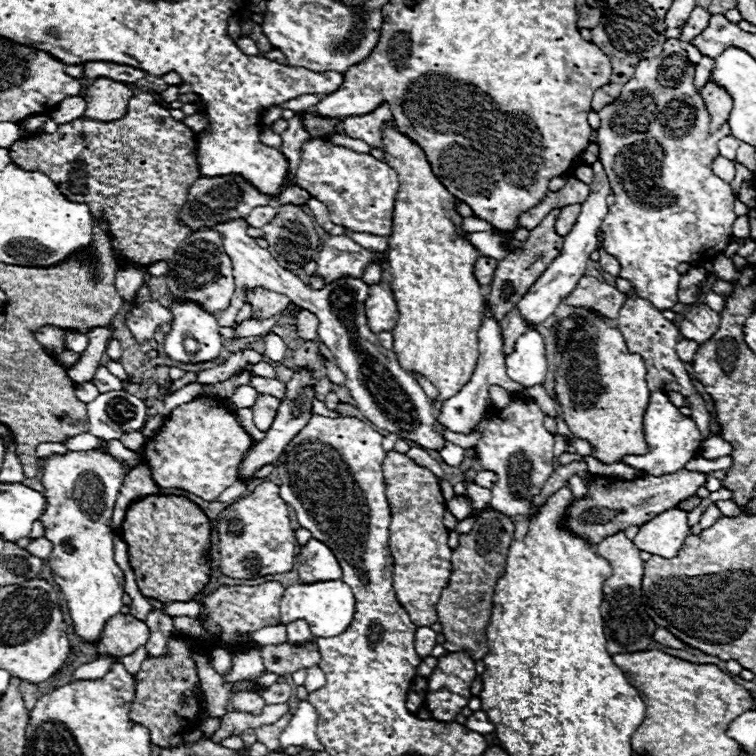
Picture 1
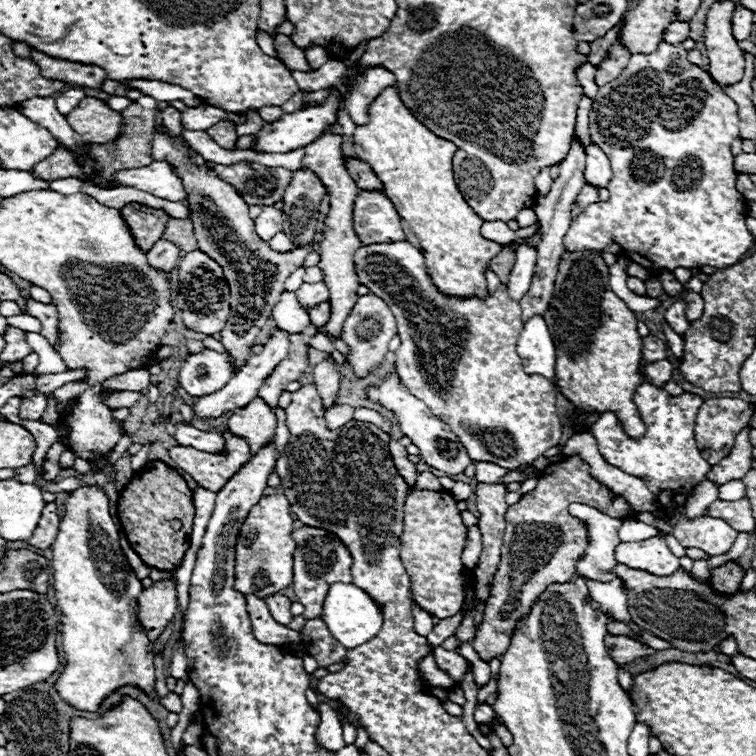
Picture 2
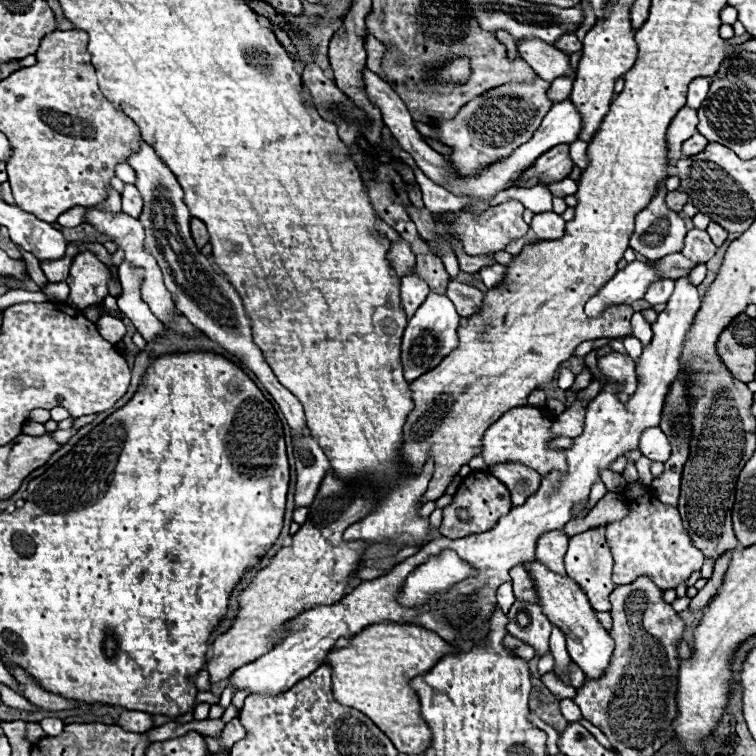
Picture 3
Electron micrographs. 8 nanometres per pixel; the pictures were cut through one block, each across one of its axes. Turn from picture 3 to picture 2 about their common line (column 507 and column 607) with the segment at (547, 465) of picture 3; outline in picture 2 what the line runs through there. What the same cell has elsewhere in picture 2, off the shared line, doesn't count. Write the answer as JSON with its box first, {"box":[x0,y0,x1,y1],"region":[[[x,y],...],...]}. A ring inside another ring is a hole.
{"box":[590,382,710,512],"region":[[[648,382],[640,384],[634,394],[636,408],[646,424],[646,434],[640,440],[630,440],[616,416],[612,412],[602,414],[592,426],[590,434],[596,438],[600,454],[616,468],[624,470],[626,474],[638,476],[644,480],[644,484],[658,496],[660,506],[664,512],[672,512],[676,506],[682,506],[686,502],[686,494],[690,488],[704,480],[704,474],[710,470],[710,464],[702,458],[696,440],[694,440],[694,424],[698,408],[702,406],[702,398],[696,394],[680,394],[670,396],[664,392],[664,388],[652,386]]]}

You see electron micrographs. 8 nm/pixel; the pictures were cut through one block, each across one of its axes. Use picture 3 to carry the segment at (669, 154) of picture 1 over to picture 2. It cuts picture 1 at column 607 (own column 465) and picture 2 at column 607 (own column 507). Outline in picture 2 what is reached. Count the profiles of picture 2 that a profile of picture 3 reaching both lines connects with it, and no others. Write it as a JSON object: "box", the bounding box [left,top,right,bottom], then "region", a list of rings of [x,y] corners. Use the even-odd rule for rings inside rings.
{"box":[564,42,754,270],"region":[[[662,42],[662,46],[652,52],[652,54],[634,54],[620,74],[616,82],[610,82],[608,86],[602,86],[594,98],[592,110],[590,110],[590,138],[594,144],[598,144],[610,158],[612,166],[612,180],[608,184],[610,190],[610,200],[608,202],[596,202],[592,206],[586,206],[584,212],[572,220],[568,234],[564,236],[564,246],[568,252],[576,250],[590,250],[590,252],[602,252],[608,244],[618,244],[620,250],[624,250],[626,258],[632,262],[638,262],[646,270],[676,270],[678,266],[684,268],[696,268],[696,266],[716,266],[716,268],[726,268],[736,264],[742,256],[746,256],[748,250],[754,246],[754,236],[746,228],[746,198],[736,190],[736,170],[734,170],[734,160],[730,154],[730,144],[740,138],[738,130],[740,118],[738,118],[738,106],[734,104],[732,98],[728,98],[722,88],[712,80],[712,76],[702,70],[696,64],[690,64],[686,58],[680,58],[680,48]]]}

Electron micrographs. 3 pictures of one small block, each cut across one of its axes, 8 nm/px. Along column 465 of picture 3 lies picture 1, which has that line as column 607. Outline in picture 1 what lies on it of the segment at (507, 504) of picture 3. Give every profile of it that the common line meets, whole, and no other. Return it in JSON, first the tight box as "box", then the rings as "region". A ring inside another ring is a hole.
{"box":[534,462,706,544],"region":[[[570,462],[558,470],[554,470],[552,478],[548,478],[548,482],[544,484],[544,490],[540,496],[534,498],[534,512],[546,502],[546,498],[556,492],[558,488],[568,484],[568,478],[572,474],[580,474],[588,488],[590,488],[590,496],[588,498],[578,498],[570,510],[568,510],[568,520],[566,524],[576,532],[586,536],[592,544],[598,544],[602,538],[622,532],[628,526],[642,526],[648,520],[652,520],[654,516],[658,516],[660,512],[678,506],[678,502],[690,498],[692,494],[696,494],[696,490],[700,486],[704,486],[706,482],[706,474],[702,472],[688,472],[688,470],[680,470],[676,474],[668,474],[668,476],[646,476],[646,478],[638,478],[632,482],[622,482],[616,478],[604,478],[604,476],[592,476],[586,470],[584,462]]]}

